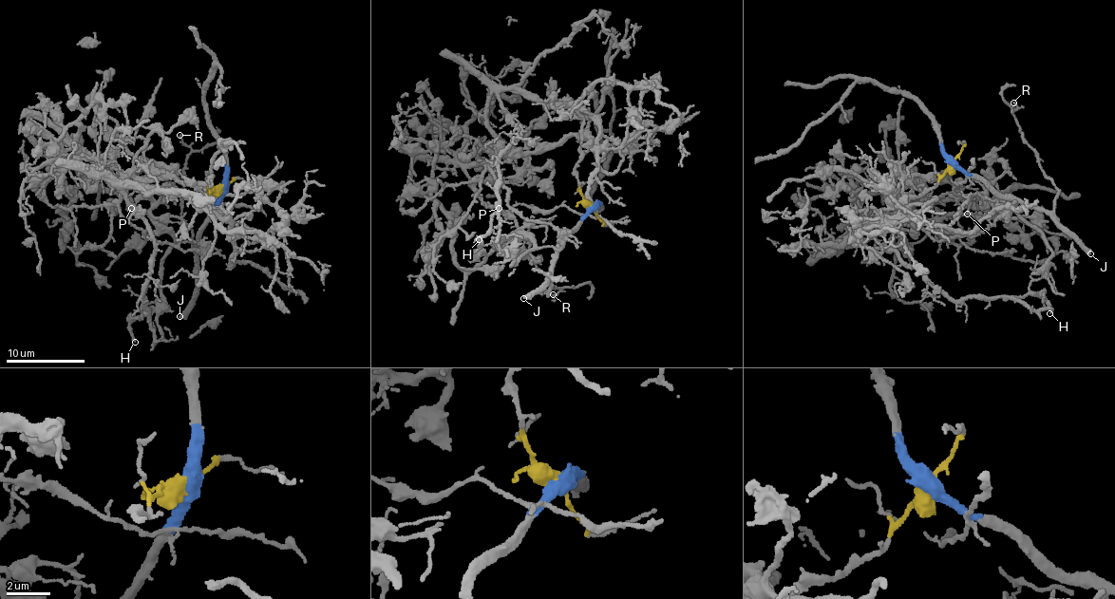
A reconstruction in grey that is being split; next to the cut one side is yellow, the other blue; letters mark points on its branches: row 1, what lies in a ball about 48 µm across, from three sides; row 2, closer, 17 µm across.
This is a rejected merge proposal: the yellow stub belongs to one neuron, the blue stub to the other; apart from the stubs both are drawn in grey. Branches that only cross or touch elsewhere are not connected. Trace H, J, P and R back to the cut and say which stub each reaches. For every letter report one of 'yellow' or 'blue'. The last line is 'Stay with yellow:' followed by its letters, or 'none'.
H: yellow
J: blue
P: yellow
R: blue
Stay with yellow: H, P

